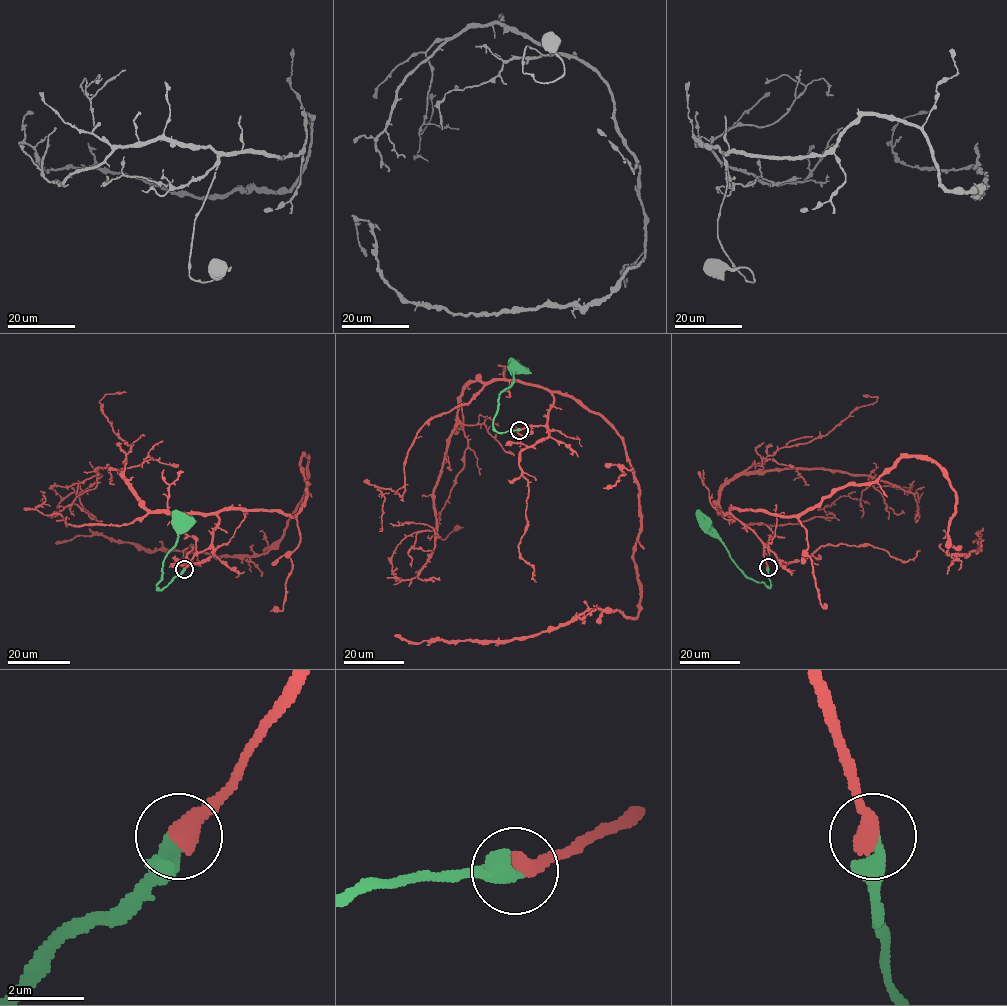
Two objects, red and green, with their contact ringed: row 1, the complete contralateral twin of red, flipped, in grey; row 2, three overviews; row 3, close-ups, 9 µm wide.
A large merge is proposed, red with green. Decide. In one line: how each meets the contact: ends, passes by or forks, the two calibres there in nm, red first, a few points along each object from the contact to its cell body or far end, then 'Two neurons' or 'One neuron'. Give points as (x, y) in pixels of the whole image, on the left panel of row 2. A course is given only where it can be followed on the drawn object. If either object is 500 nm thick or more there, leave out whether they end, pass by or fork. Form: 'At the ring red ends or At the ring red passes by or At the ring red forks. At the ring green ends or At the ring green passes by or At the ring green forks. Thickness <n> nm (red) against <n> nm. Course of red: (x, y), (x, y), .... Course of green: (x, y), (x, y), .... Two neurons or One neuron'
Thickness 550 nm (red) against 360 nm. Course of red: (184, 569), (222, 510), (294, 516), (308, 459), (303, 498), (264, 554), (144, 551), (97, 534), (55, 543). Course of green: (184, 569), (167, 585), (158, 588), (162, 564), (181, 527). One neuron

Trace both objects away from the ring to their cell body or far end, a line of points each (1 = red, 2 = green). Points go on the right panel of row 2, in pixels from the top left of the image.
1: (767, 567), (730, 510), (798, 515), (901, 458), (932, 460), (953, 490), (947, 552), (973, 542)
2: (767, 567), (770, 586), (746, 576), (722, 542), (705, 526)

